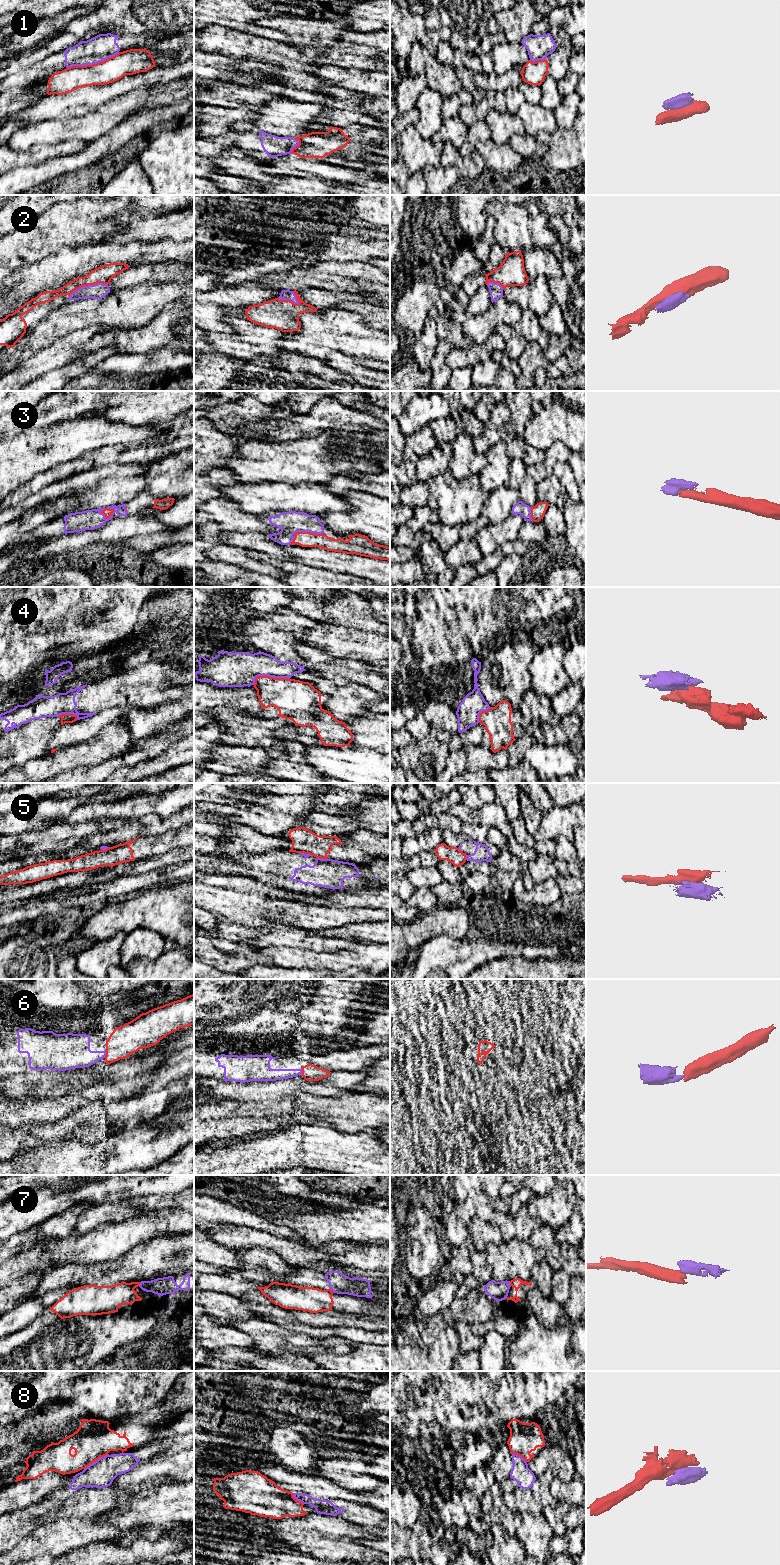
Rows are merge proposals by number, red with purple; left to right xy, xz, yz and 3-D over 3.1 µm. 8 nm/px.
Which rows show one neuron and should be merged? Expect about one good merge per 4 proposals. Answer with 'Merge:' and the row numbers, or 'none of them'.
Merge: 2, 3, 6

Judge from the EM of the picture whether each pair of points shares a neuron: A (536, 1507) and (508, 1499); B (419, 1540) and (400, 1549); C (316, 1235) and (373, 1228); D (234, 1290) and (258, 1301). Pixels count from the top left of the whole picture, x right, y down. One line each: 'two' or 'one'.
A: one
B: one
C: one
D: two

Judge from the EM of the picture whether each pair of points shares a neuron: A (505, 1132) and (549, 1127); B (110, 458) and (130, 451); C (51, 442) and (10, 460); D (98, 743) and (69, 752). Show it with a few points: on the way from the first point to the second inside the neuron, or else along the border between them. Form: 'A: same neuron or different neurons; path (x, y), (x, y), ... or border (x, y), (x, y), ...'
A: same neuron; path (516, 1132), (538, 1132)
B: same neuron; path (115, 454), (125, 453)
C: same neuron; path (41, 446), (20, 457)
D: same neuron; path (91, 750), (89, 752), (76, 752)

